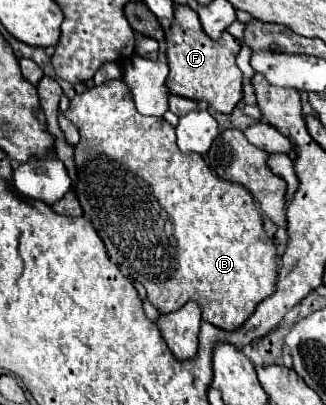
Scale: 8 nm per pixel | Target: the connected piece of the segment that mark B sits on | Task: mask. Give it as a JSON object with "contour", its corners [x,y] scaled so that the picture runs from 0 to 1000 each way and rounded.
{"contour":[[[334,198],[334,202],[310,207],[310,212],[267,217],[255,232],[236,232],[218,247],[199,286],[242,316],[242,331],[248,331],[248,346],[230,360],[230,405],[236,405],[236,440],[242,440],[236,459],[230,459],[230,474],[236,474],[236,489],[248,499],[261,538],[279,543],[279,553],[298,568],[304,588],[322,598],[334,637],[371,662],[371,672],[396,691],[433,696],[445,706],[451,741],[488,770],[549,765],[567,746],[592,741],[617,760],[617,785],[635,790],[641,800],[653,800],[666,810],[684,810],[684,815],[733,810],[776,775],[788,751],[844,721],[844,696],[850,696],[850,652],[844,652],[850,622],[844,622],[844,602],[807,568],[807,543],[801,543],[801,528],[794,528],[794,519],[788,519],[788,509],[776,499],[776,484],[745,459],[696,449],[696,444],[678,444],[672,435],[660,435],[635,415],[635,405],[623,400],[617,380],[561,380],[537,356],[537,316],[500,291],[426,281],[414,272],[414,257],[408,257],[402,222],[390,222],[390,207],[377,198]]]}

